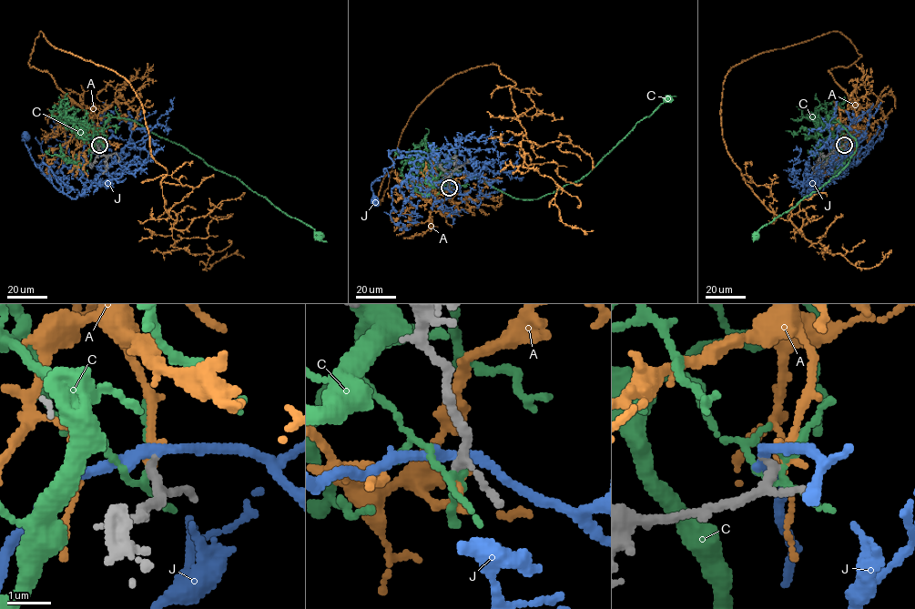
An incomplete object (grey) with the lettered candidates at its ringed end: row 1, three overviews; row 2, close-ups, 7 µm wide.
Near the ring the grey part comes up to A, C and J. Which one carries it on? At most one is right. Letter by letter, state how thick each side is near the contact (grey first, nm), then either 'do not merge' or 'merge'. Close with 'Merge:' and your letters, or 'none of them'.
A: calibres 180 and 220 nm; merge
C: calibres 180 and 160 nm; do not merge
J: calibres 180 and 220 nm; do not merge
Merge: A

